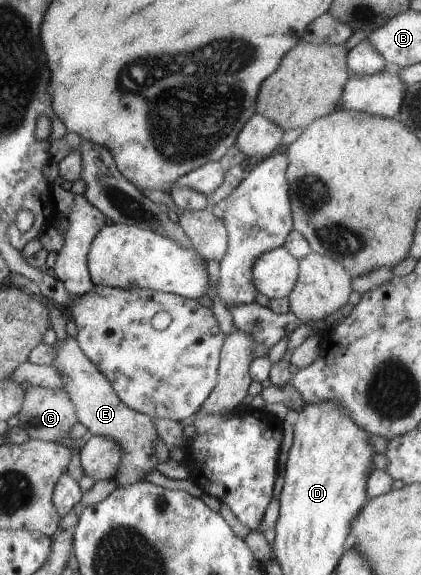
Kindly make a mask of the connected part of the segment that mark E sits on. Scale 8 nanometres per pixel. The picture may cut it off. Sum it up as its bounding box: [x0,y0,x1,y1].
[52,336,159,488]

